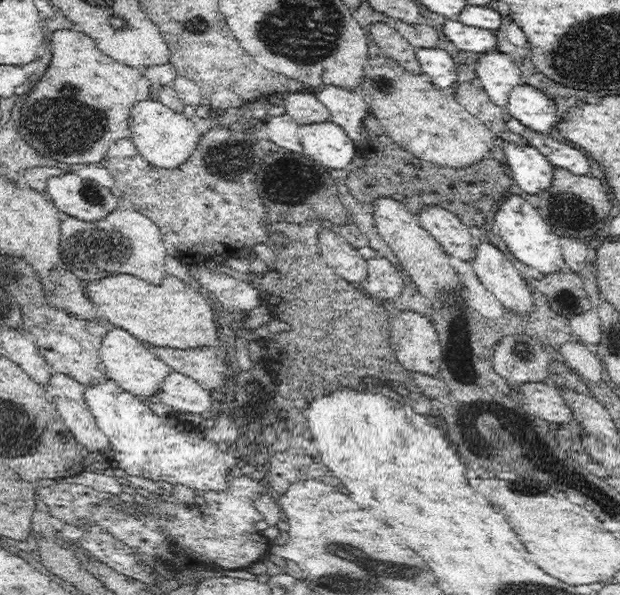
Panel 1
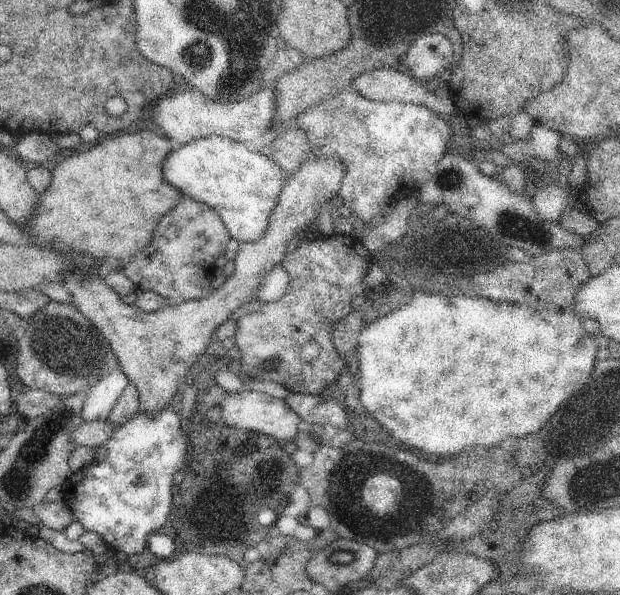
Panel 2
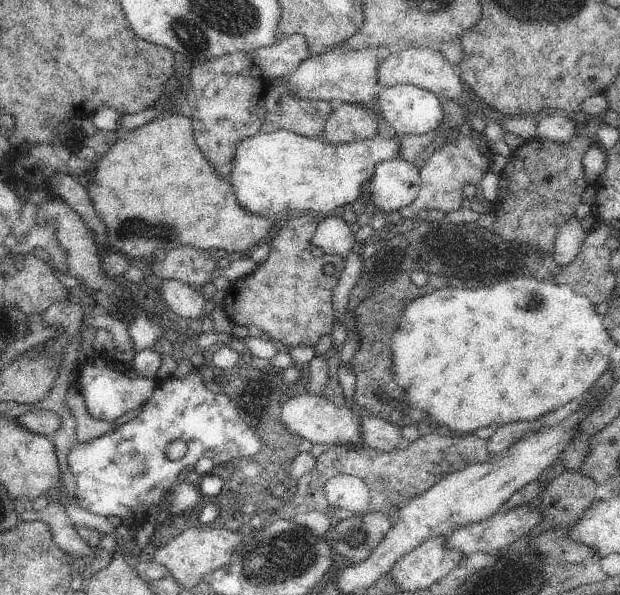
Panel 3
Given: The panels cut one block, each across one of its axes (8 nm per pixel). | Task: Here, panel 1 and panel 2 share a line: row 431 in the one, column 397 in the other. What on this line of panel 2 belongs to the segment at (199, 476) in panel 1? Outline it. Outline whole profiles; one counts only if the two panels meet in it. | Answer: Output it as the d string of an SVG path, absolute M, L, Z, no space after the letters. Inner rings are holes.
M345 86L311 112L299 114L297 128L305 130L311 158L339 158L345 174L337 200L365 224L385 206L395 204L391 198L399 196L401 188L415 188L413 182L425 182L435 174L447 150L453 148L447 142L449 128L435 112L409 102L373 102L353 86Z

